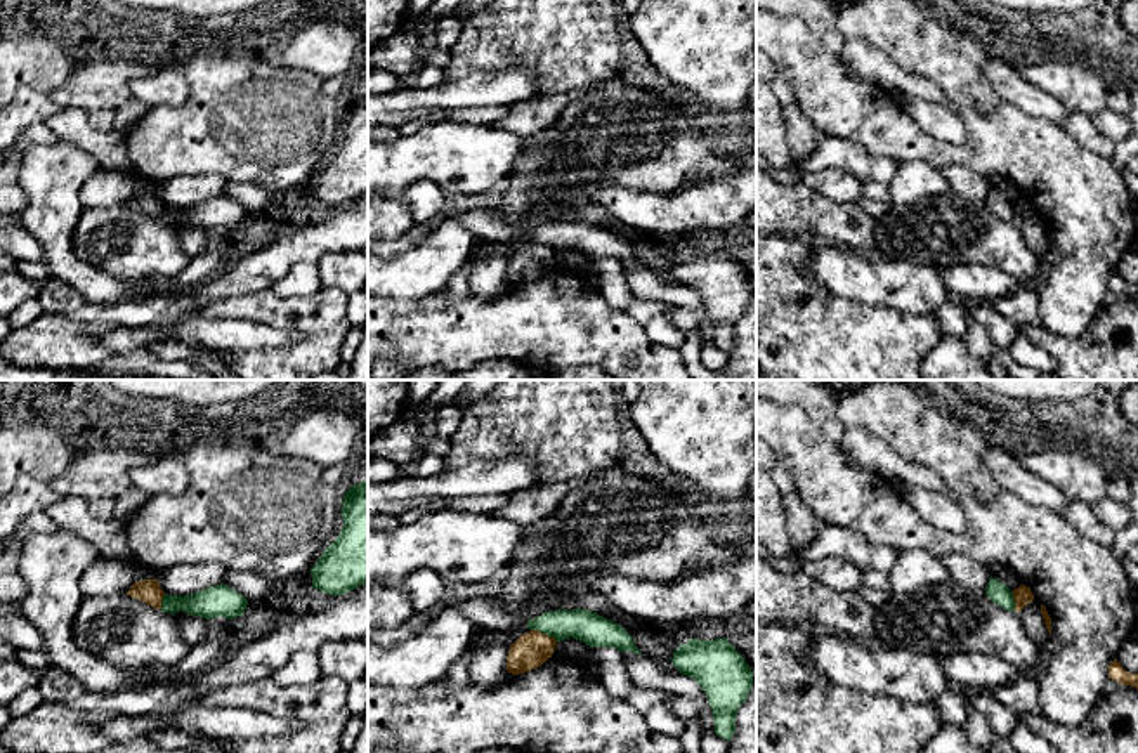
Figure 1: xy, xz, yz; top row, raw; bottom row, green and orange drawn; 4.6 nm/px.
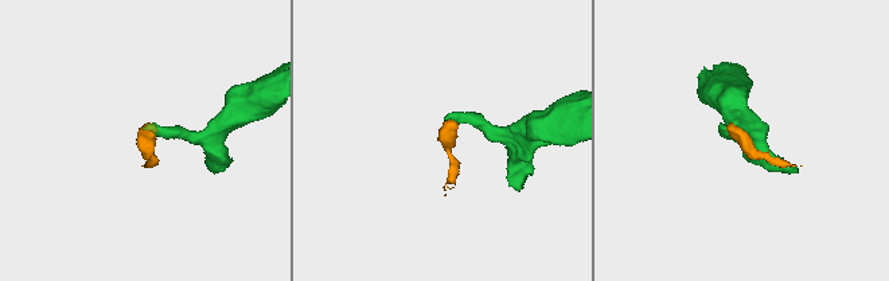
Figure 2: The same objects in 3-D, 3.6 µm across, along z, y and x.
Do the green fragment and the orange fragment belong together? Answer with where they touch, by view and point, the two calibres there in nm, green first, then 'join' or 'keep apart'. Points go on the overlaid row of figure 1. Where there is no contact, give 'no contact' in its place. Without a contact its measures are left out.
xz (545, 634) | 150/160 nm | keep apart

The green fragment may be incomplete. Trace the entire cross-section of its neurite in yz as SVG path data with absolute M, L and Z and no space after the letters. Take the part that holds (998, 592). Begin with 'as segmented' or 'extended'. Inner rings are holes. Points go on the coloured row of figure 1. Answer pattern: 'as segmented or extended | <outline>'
as segmented | M992 576L989 578L989 583L985 586L985 595L999 607L1006 611L1015 611L1015 600L1011 590Z

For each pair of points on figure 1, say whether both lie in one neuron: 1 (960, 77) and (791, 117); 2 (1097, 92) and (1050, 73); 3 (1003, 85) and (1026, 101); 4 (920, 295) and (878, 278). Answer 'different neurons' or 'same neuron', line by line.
1: different neurons
2: same neuron
3: same neuron
4: same neuron

